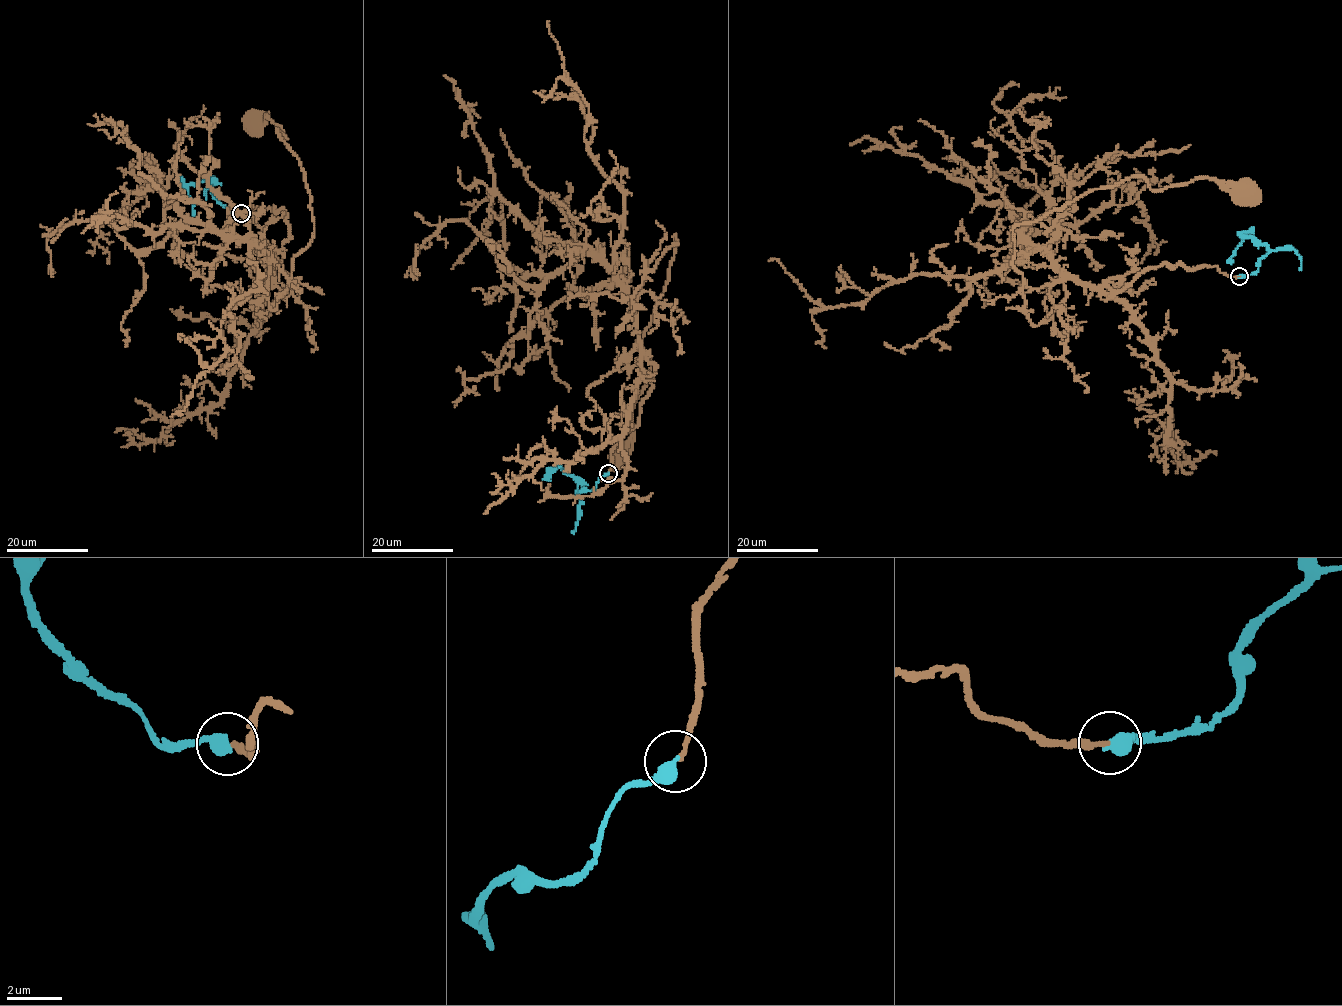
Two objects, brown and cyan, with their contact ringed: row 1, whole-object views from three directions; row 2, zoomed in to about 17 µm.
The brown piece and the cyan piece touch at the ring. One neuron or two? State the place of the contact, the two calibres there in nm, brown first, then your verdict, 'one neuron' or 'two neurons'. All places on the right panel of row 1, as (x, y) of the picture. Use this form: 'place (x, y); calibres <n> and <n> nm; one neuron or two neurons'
place (1239, 276); calibres 150 and 500 nm; one neuron

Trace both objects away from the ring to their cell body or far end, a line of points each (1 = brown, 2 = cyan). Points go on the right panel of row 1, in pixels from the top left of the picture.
1: (1239, 276), (1176, 263), (1118, 291), (1066, 279), (1034, 325), (1012, 229), (1131, 177), (1247, 190)
2: (1239, 276), (1253, 275), (1268, 248), (1252, 237), (1240, 233), (1243, 242), (1231, 264)

